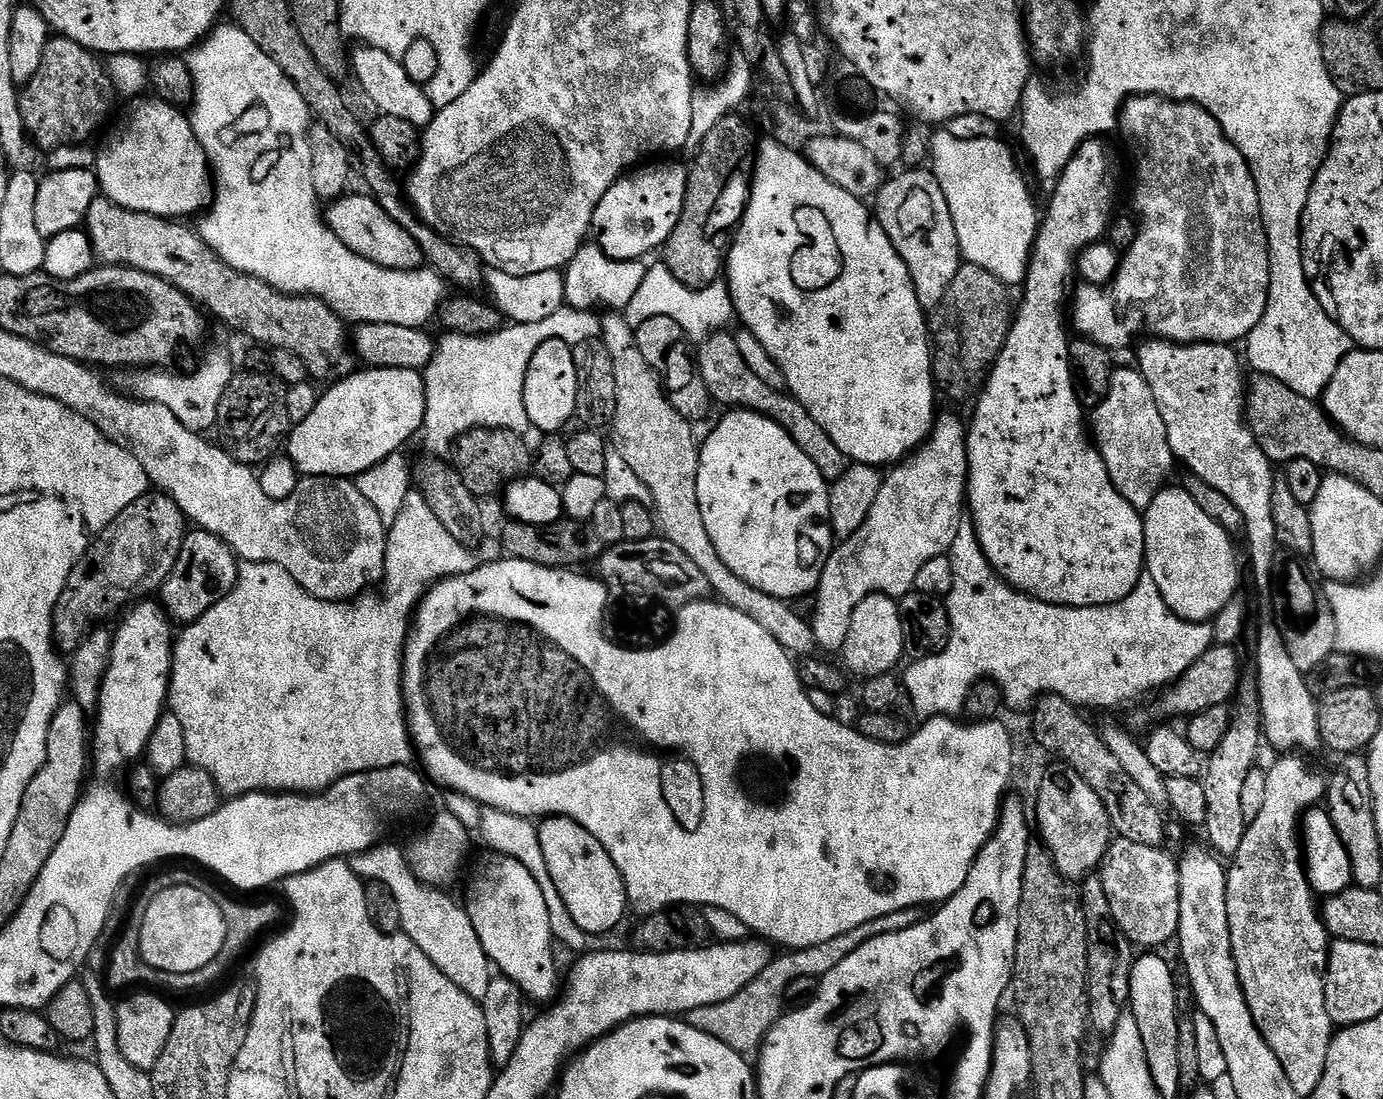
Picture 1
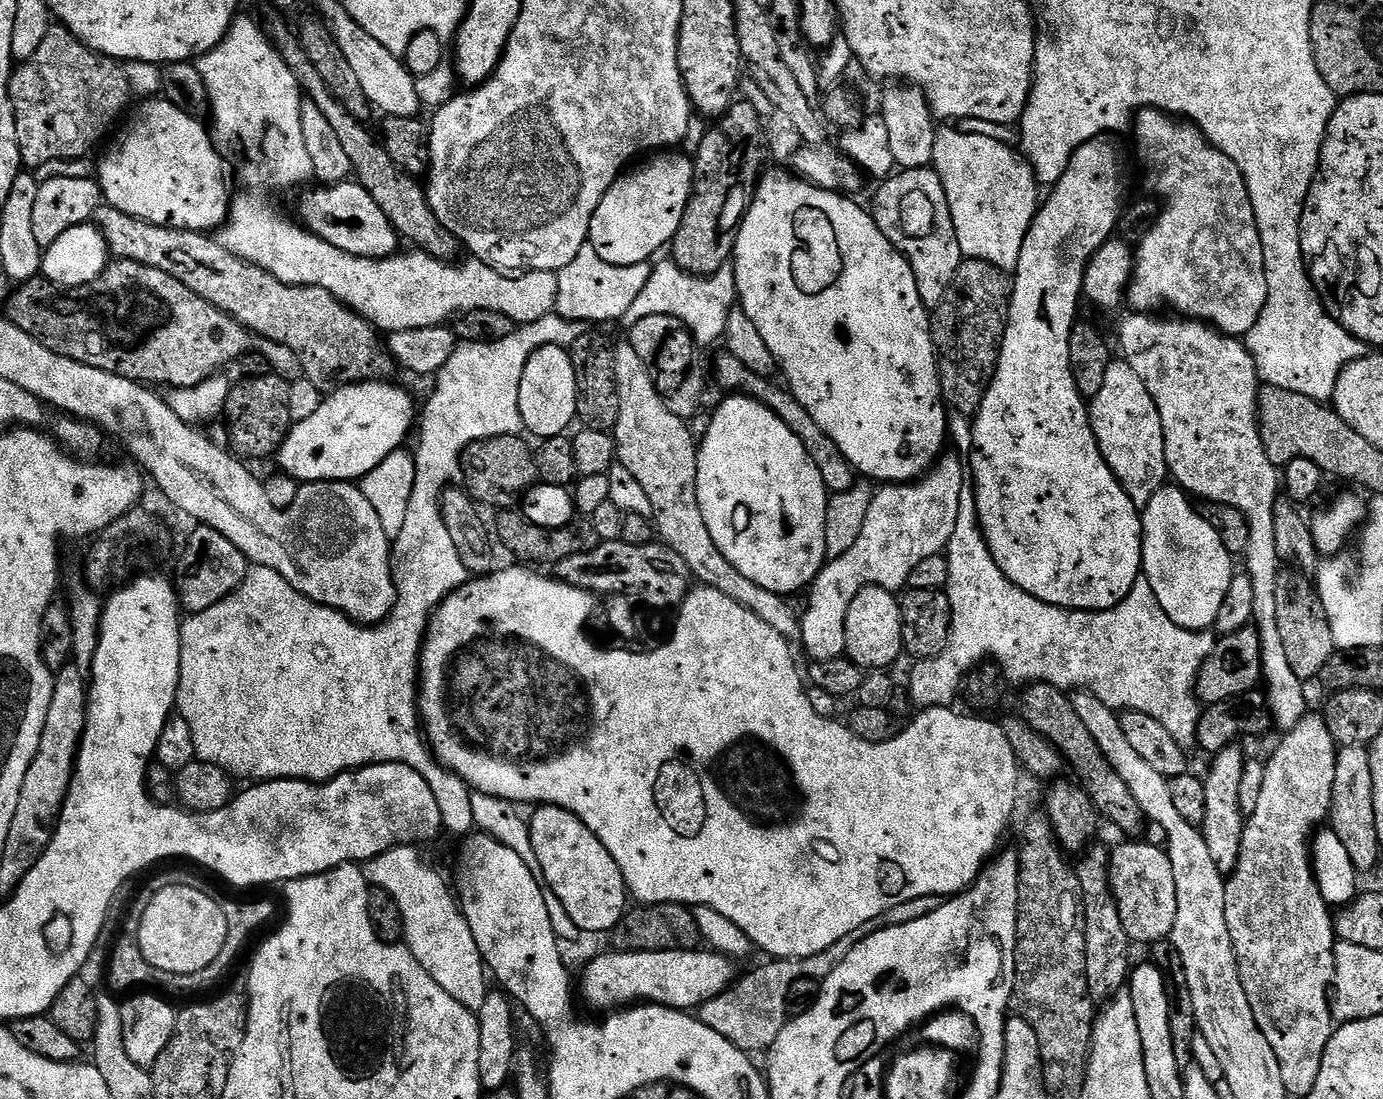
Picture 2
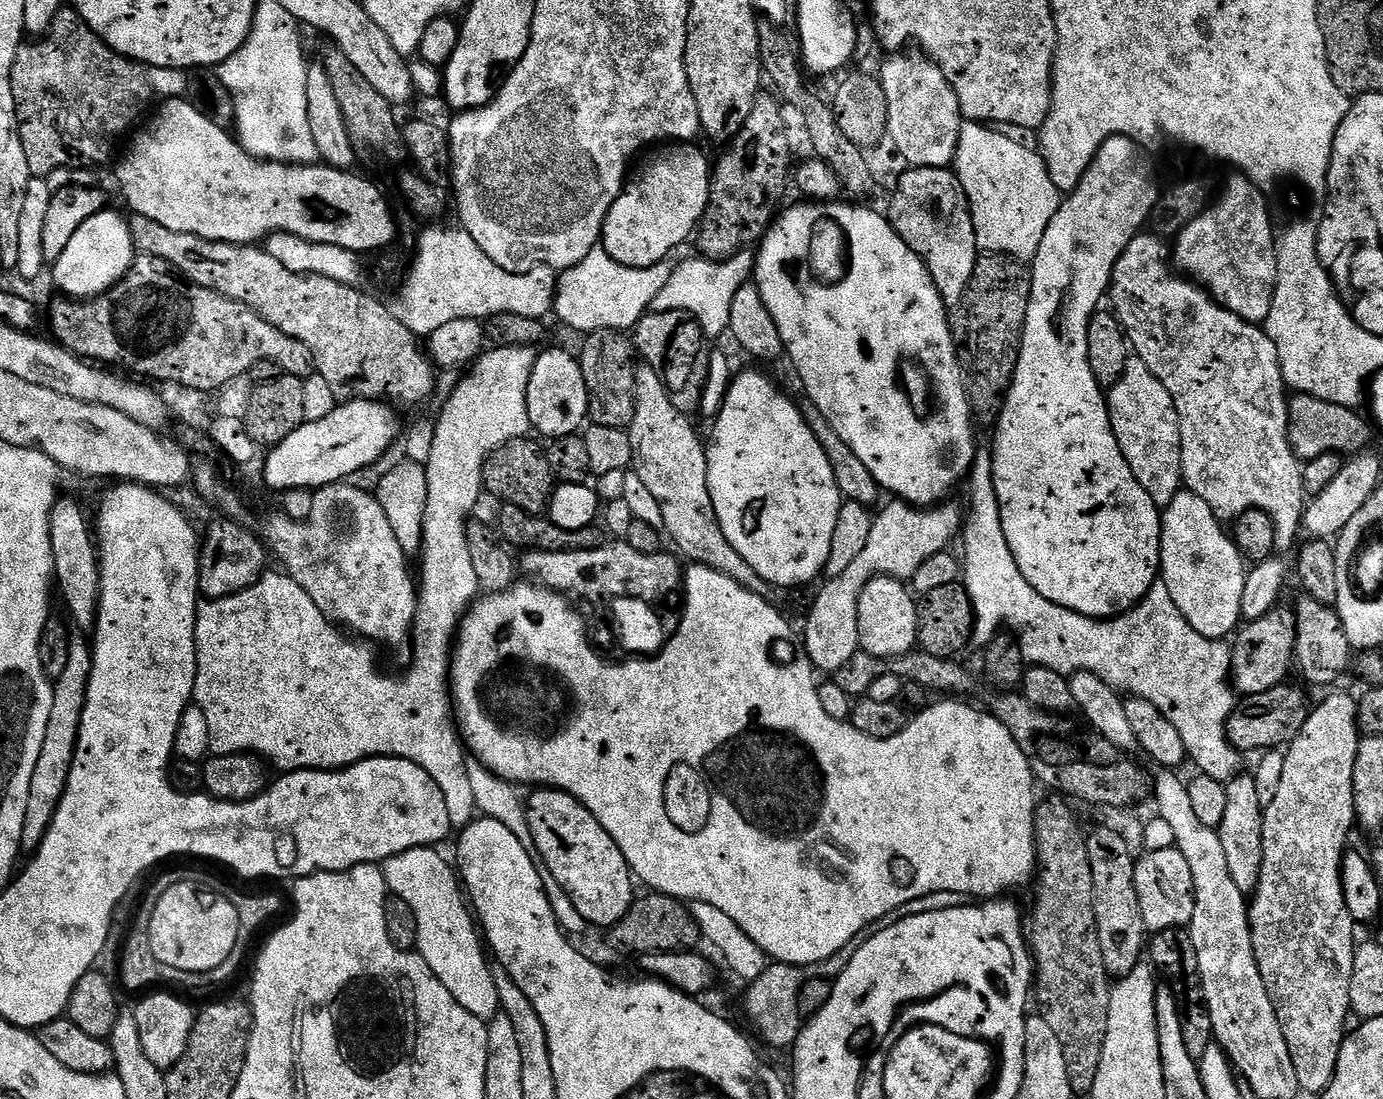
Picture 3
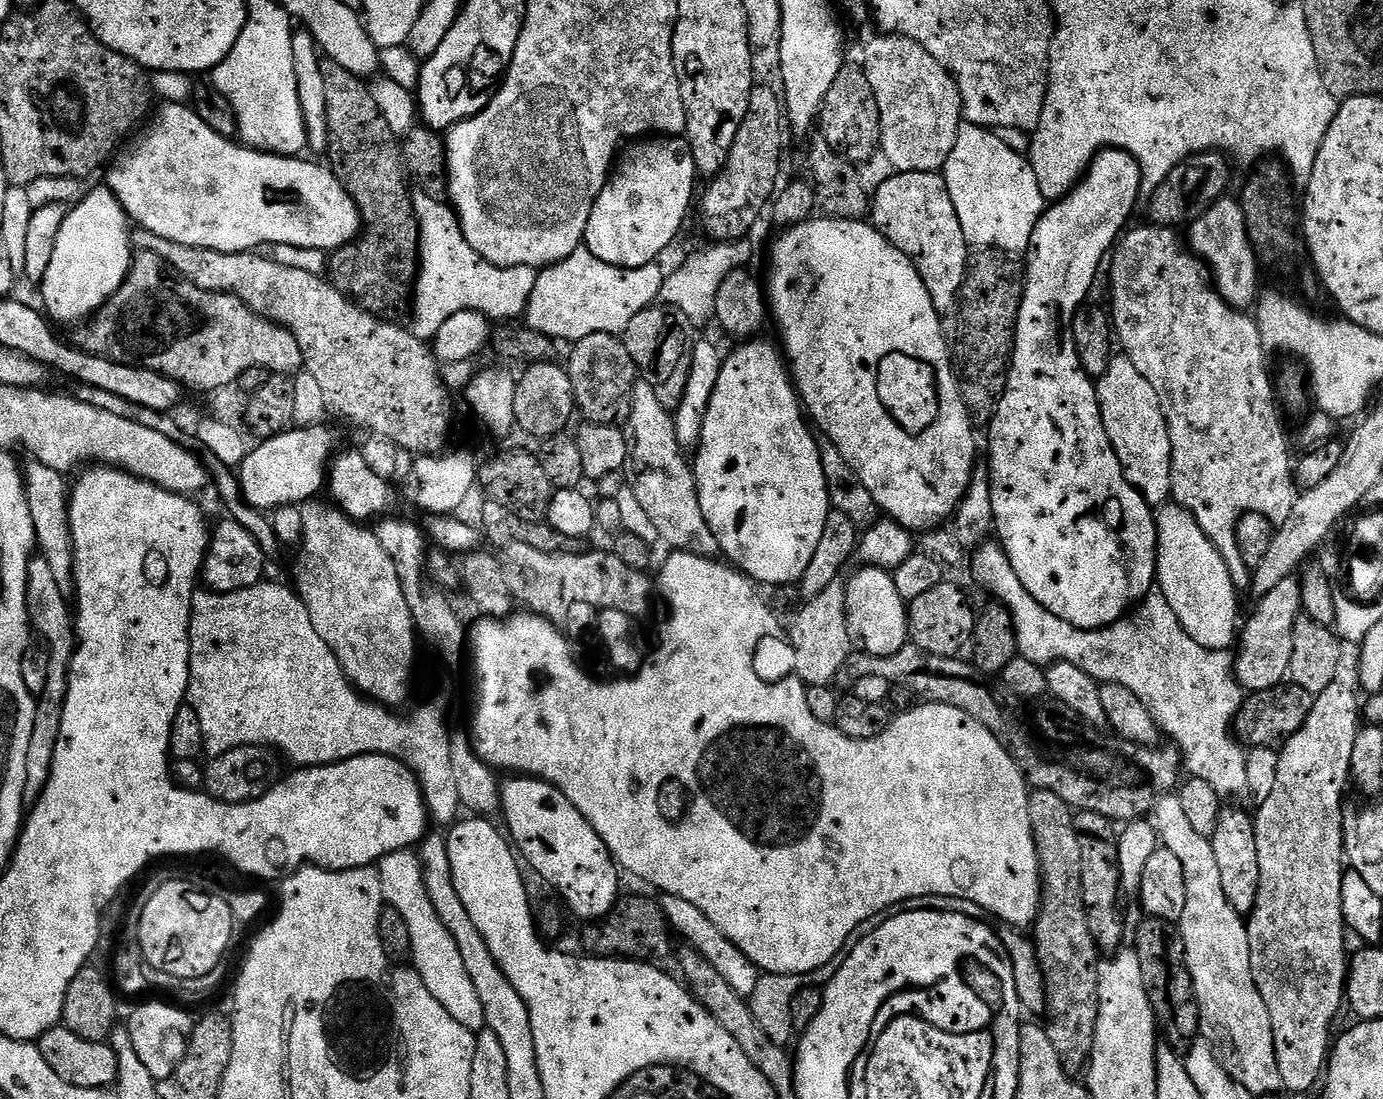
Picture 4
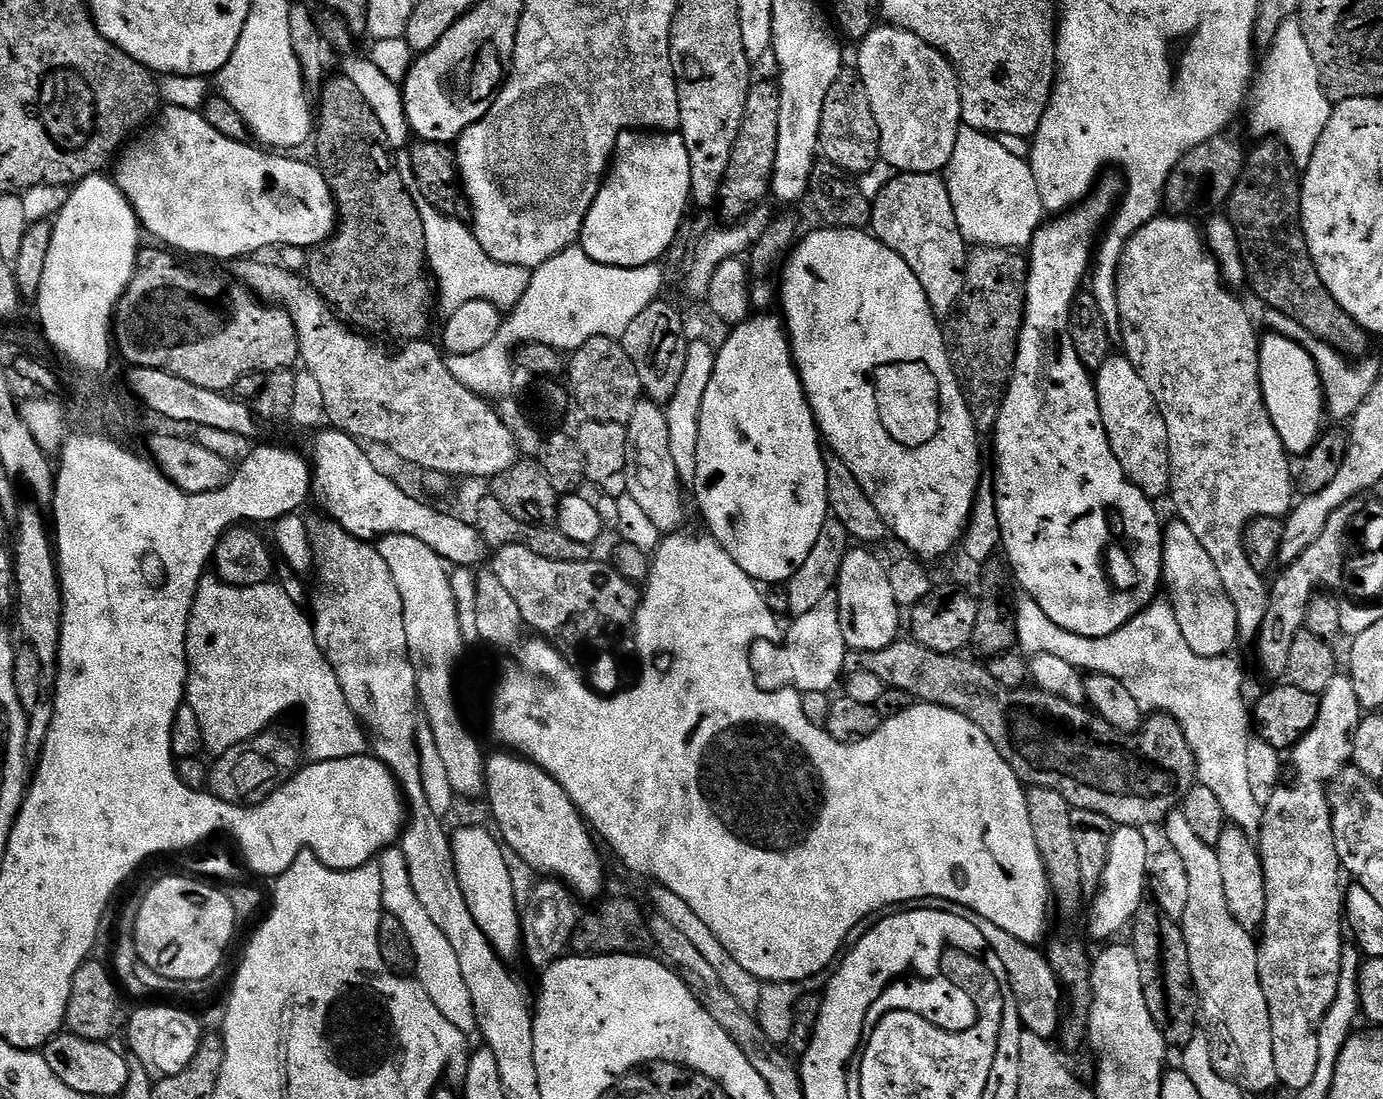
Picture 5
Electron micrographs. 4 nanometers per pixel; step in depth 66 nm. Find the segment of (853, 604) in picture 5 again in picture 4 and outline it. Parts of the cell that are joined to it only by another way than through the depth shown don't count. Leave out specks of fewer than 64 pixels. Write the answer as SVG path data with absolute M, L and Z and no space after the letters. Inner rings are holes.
M860 566L857 569L857 572L852 577L847 577L846 580L846 626L853 649L869 652L876 656L902 650L904 645L909 643L908 604L898 594L893 573L883 568L873 567L871 569L872 576L868 576L869 569L867 567Z

